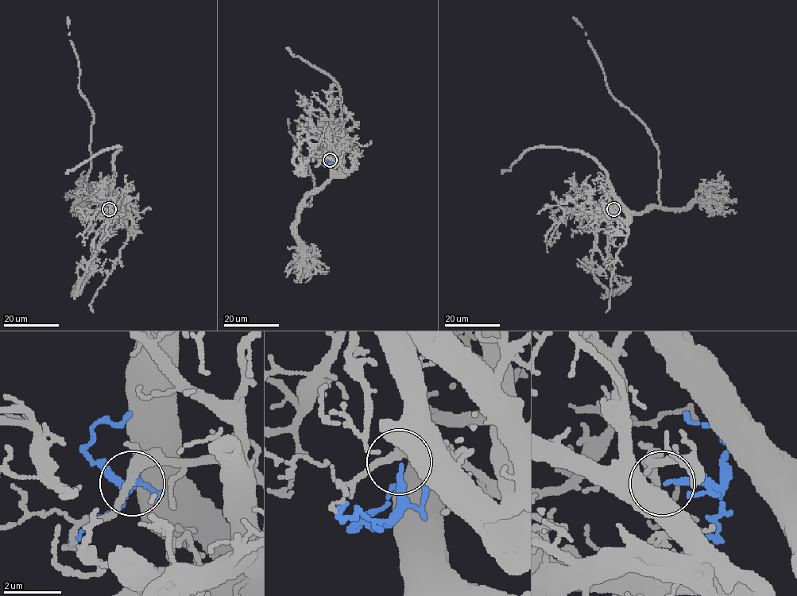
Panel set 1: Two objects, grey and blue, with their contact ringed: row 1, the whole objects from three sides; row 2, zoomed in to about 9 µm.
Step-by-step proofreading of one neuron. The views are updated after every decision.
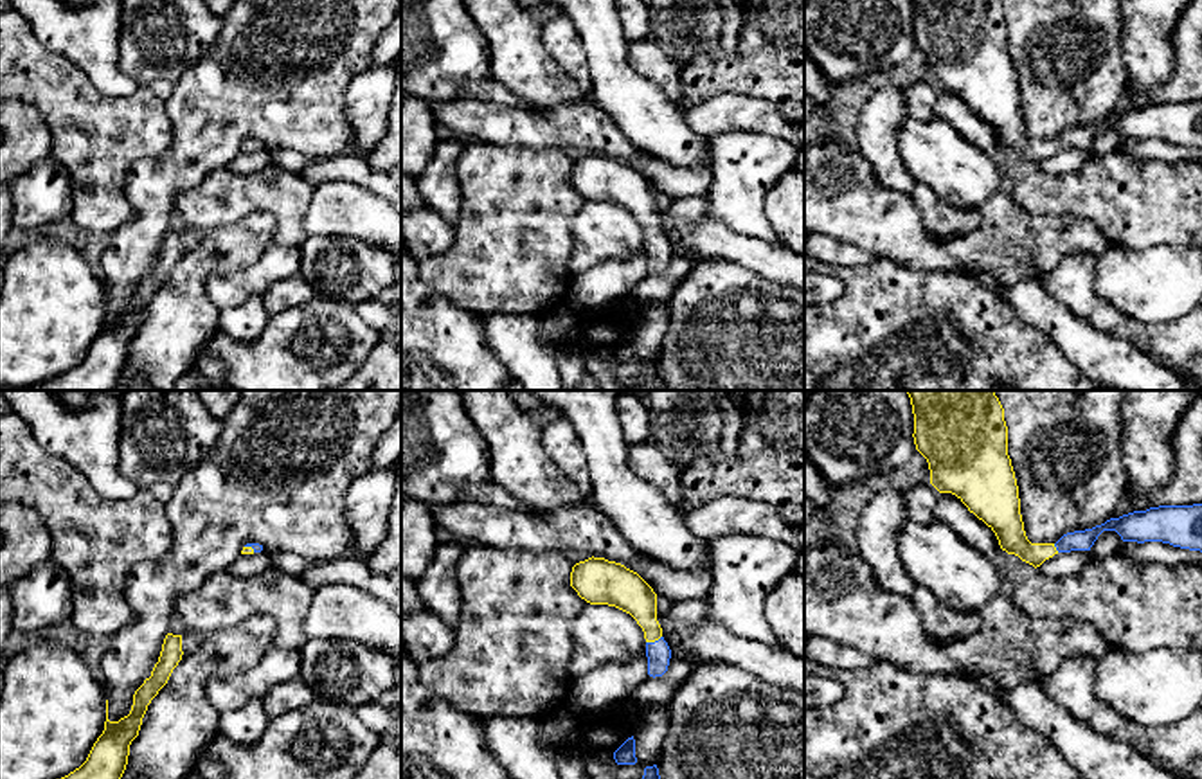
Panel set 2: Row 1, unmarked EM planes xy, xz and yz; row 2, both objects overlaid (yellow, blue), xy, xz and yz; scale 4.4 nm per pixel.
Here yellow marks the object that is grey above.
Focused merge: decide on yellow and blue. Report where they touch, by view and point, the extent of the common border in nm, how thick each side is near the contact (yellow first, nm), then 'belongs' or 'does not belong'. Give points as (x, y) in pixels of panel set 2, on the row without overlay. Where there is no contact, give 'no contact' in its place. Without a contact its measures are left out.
contact xz (654, 238); length 80 nm; calibres 170 and 110 nm; belongs

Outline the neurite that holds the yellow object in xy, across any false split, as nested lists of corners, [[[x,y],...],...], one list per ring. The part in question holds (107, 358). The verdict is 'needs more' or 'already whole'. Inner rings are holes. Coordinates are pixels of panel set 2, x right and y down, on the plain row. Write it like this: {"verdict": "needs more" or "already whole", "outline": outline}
{"verdict": "already whole", "outline": [[[167,230],[151,273],[133,291],[130,311],[119,318],[110,318],[106,297],[104,327],[94,340],[86,358],[68,372],[25,390],[113,390],[126,367],[130,342],[139,333],[148,302],[167,281],[182,252],[182,232]]]}

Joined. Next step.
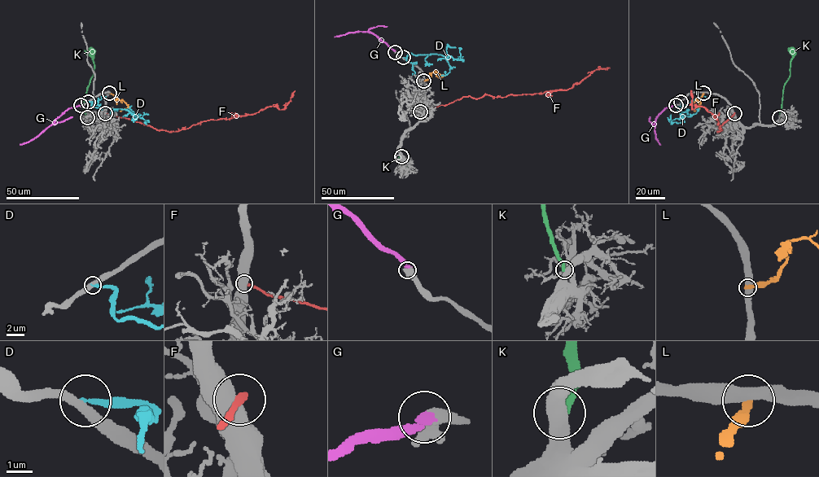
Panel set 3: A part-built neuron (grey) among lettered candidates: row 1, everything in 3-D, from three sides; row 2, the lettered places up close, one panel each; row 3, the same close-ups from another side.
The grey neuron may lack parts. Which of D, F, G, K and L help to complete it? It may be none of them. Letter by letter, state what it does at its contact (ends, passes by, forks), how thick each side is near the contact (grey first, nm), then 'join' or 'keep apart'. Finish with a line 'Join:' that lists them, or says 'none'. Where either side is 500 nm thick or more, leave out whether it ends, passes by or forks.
D: it ends there; 360 nm thick on the grey side, 240 nm on the other; keep apart
F: 800 nm thick on the grey side, 280 nm on the other; keep apart
G: 550 nm thick on the grey side, 380 nm on the other; join
K: 550 nm thick on the grey side, 320 nm on the other; keep apart
L: 500 nm thick on the grey side, 320 nm on the other; keep apart
Join: G

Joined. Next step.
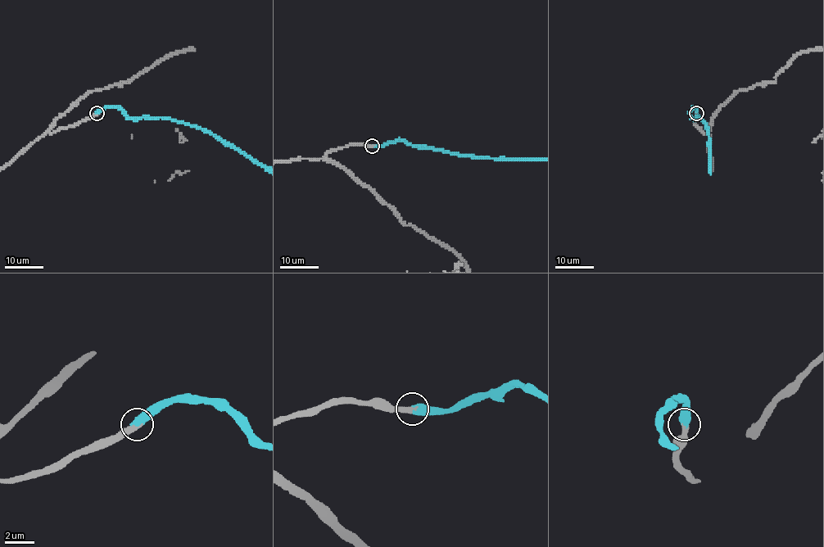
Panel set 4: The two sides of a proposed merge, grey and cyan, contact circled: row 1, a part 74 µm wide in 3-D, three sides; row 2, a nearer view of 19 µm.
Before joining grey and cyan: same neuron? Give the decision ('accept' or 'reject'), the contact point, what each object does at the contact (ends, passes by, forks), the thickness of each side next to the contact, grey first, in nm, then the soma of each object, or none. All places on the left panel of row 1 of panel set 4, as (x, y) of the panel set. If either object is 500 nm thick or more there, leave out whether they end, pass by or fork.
accept | (97, 113) | 360/600 nm | grey none | cyan none

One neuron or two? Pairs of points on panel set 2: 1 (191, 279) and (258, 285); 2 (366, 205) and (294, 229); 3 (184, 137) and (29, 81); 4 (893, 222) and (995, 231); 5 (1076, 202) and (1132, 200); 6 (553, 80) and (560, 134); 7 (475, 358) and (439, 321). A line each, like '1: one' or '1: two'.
1: two
2: two
3: two
4: one
5: one
6: two
7: one

